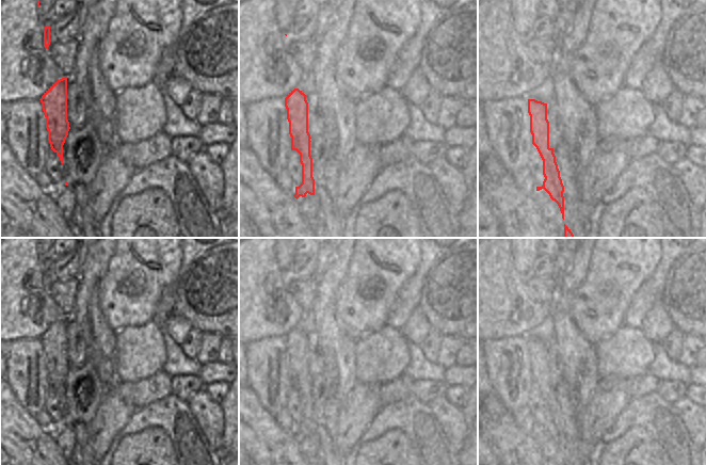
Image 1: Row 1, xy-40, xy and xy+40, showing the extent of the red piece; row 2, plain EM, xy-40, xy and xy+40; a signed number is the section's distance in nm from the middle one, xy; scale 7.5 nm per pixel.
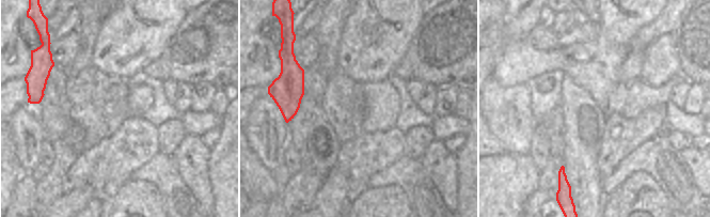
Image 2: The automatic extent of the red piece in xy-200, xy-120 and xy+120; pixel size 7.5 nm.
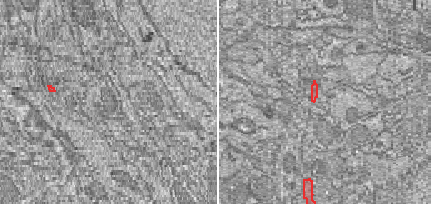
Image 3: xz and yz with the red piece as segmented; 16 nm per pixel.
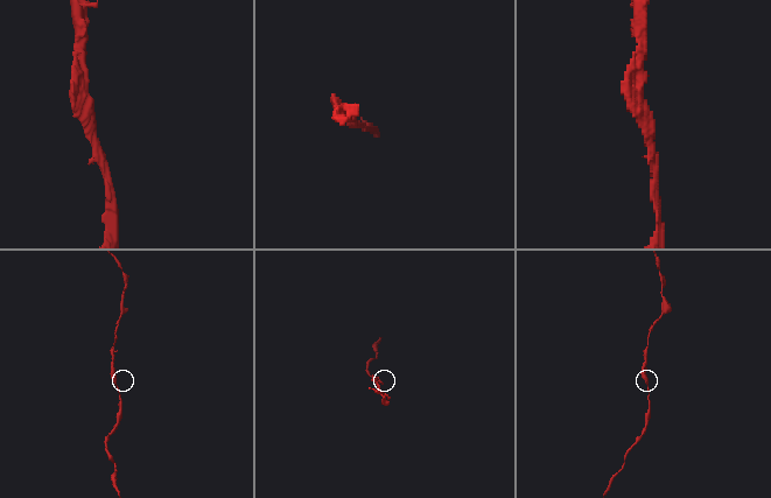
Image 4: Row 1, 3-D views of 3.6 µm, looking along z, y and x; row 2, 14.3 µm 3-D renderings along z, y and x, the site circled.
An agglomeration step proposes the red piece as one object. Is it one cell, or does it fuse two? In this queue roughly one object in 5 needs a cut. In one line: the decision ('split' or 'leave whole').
leave whole

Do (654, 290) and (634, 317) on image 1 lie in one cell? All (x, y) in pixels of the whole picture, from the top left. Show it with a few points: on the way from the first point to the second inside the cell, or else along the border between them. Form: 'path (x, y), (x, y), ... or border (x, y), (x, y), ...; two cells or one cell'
path (647, 297), (637, 310); one cell

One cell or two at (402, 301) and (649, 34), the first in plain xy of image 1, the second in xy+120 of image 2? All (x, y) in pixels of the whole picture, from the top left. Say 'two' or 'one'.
two

